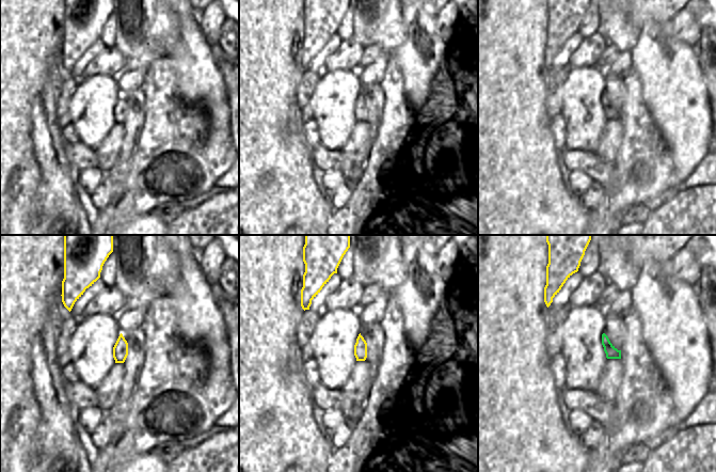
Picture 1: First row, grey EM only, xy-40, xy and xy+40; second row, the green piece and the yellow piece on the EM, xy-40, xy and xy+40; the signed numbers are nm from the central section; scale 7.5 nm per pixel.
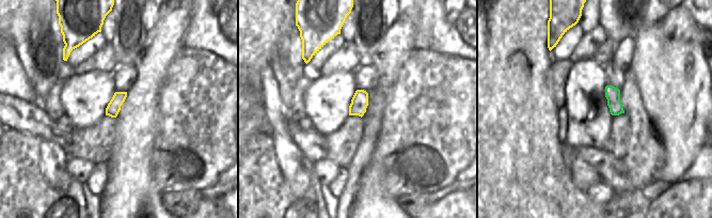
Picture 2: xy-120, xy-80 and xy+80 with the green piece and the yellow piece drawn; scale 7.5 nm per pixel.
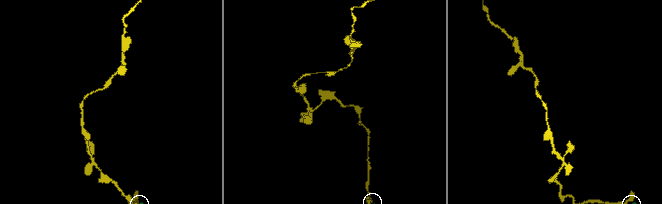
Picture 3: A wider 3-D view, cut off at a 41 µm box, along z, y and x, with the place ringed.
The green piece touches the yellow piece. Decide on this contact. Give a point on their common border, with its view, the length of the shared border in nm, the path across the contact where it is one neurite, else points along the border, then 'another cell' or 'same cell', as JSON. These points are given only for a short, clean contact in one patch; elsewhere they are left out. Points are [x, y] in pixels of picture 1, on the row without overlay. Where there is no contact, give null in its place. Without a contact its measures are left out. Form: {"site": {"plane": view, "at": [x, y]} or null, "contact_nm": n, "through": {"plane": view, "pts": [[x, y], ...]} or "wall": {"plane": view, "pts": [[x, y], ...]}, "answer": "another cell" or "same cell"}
{"site": null, "answer": "same cell"}

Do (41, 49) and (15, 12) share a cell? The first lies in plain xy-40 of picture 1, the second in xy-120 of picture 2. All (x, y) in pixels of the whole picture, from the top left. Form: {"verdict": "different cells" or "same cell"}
{"verdict": "same cell"}

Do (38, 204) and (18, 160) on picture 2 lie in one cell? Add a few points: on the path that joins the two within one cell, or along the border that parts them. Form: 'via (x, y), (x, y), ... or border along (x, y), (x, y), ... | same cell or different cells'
via (28, 193), (18, 184), (18, 171) | same cell

